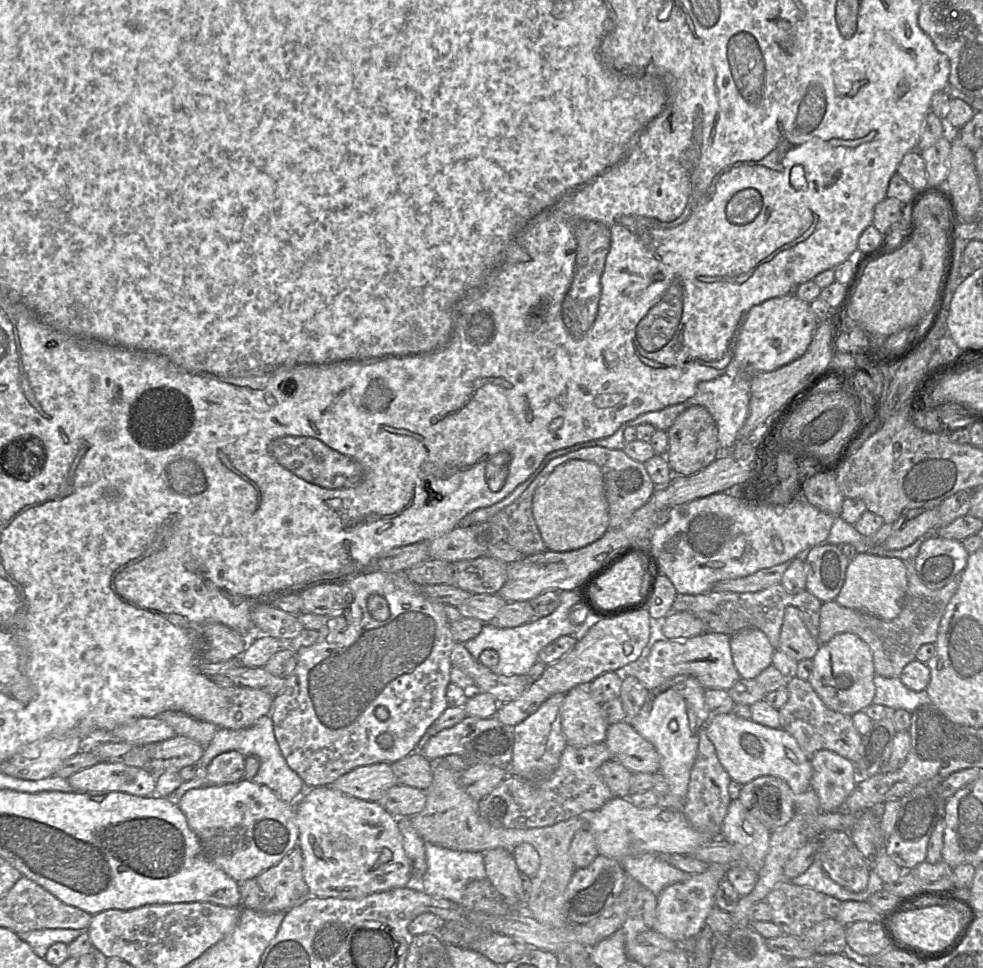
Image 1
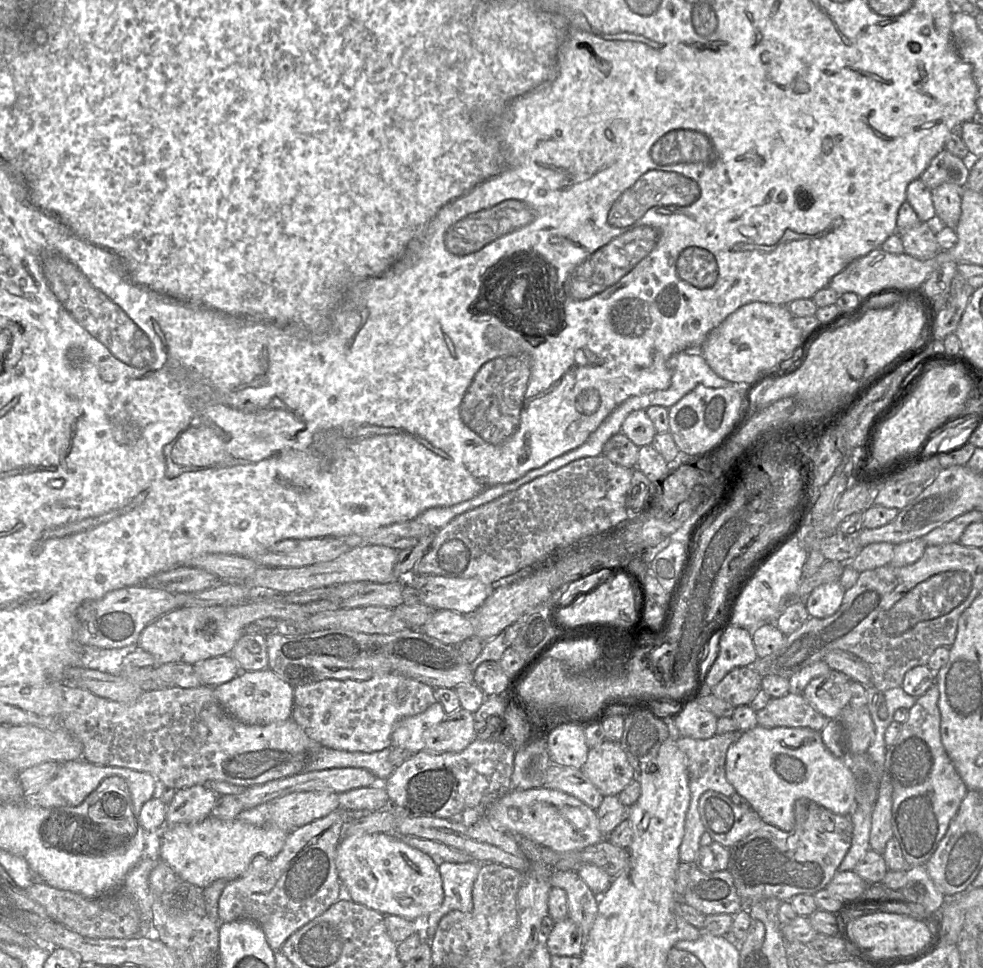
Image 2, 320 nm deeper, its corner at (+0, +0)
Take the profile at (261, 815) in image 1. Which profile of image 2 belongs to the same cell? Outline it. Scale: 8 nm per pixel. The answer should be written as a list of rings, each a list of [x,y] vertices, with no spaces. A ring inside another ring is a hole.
[[[213,816],[196,824],[177,824],[159,832],[160,861],[169,865],[180,879],[203,889],[218,879],[229,882],[240,877],[256,855],[274,858],[289,834],[269,822],[255,826],[239,818],[223,820]]]

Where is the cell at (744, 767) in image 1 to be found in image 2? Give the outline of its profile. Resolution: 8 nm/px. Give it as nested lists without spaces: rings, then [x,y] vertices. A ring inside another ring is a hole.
[[[758,725],[743,732],[727,750],[725,771],[728,782],[748,801],[763,822],[785,832],[795,827],[795,805],[798,800],[815,802],[838,815],[849,815],[855,809],[855,784],[848,758],[835,757],[824,745],[821,733],[810,728],[766,728]]]

